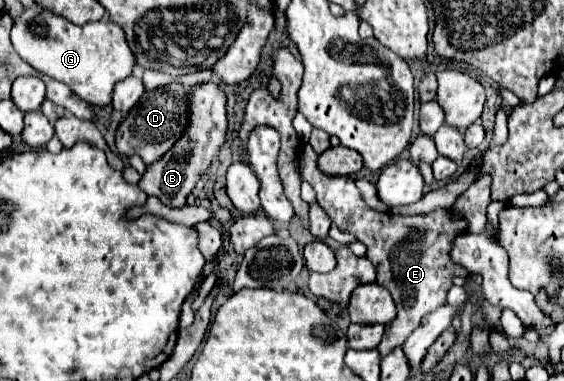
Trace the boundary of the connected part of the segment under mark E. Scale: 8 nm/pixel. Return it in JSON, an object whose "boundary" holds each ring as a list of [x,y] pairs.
{"boundary":[[[309,144],[301,152],[301,176],[307,180],[315,194],[319,206],[327,216],[343,230],[351,232],[367,246],[367,258],[377,266],[377,284],[385,286],[397,306],[397,316],[385,326],[381,344],[377,346],[379,354],[385,356],[395,346],[401,346],[409,334],[421,324],[421,318],[439,306],[445,304],[445,296],[453,284],[455,276],[467,276],[463,266],[451,260],[453,240],[459,234],[465,234],[469,224],[467,220],[451,208],[437,208],[429,214],[417,216],[391,216],[387,212],[375,212],[361,202],[353,178],[325,178],[317,170],[317,154]]]}

